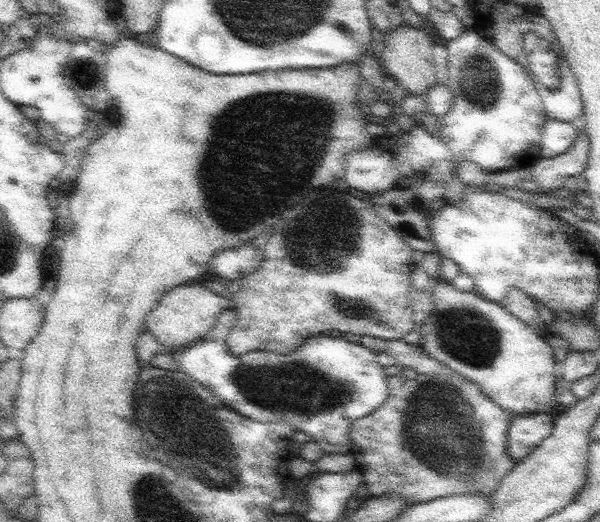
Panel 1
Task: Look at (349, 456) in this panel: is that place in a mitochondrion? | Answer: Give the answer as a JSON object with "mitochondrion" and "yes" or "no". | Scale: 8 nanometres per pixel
{"mitochondrion":"no"}

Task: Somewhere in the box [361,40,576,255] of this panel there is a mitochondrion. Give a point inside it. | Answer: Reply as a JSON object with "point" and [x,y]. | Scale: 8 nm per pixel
{"point":[480,80]}

